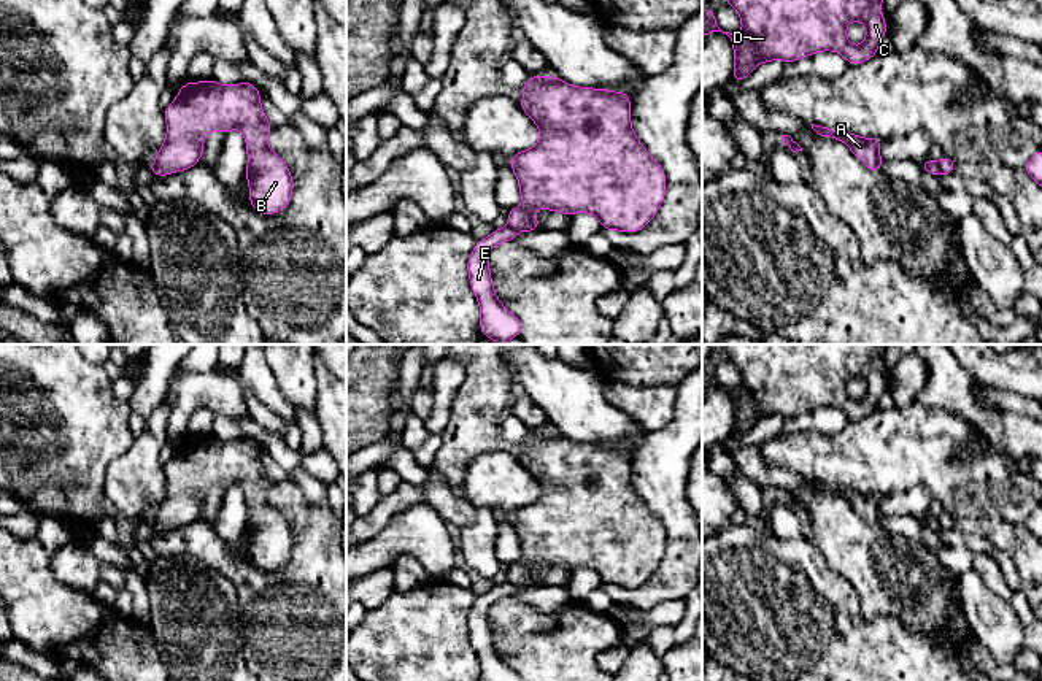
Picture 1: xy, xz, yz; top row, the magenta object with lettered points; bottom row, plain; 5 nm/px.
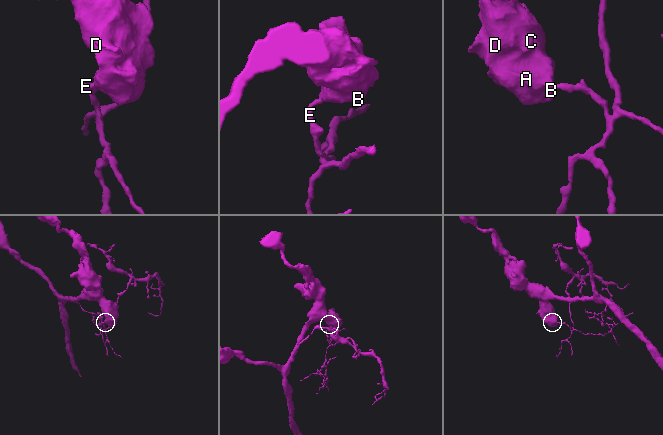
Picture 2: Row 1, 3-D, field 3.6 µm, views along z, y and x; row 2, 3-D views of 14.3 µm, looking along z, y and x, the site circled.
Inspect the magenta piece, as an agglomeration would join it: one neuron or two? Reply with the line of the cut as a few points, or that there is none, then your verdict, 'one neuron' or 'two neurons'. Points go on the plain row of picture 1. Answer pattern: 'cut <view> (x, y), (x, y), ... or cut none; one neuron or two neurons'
cut yz (937, 519), (941, 529); two neurons

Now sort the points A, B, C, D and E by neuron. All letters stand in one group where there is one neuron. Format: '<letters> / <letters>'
A B C D / E

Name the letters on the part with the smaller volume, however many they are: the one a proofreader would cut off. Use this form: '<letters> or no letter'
E

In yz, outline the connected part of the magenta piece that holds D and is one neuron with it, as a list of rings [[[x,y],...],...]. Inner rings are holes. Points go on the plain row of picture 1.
[[[727,344],[724,356],[740,370],[743,389],[734,391],[723,387],[731,394],[735,410],[734,433],[740,438],[756,424],[758,419],[775,414],[786,419],[820,406],[836,406],[842,410],[848,421],[859,421],[878,410],[878,398],[886,391],[885,373],[880,360],[888,344]],[[851,376],[861,376],[866,381],[866,397],[855,402],[847,395],[845,386]]]

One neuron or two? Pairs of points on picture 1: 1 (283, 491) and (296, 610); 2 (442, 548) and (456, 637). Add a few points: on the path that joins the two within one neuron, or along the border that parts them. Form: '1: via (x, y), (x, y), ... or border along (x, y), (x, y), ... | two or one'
1: via (305, 521), (305, 580) | one
2: border along (431, 578), (443, 580) | two

